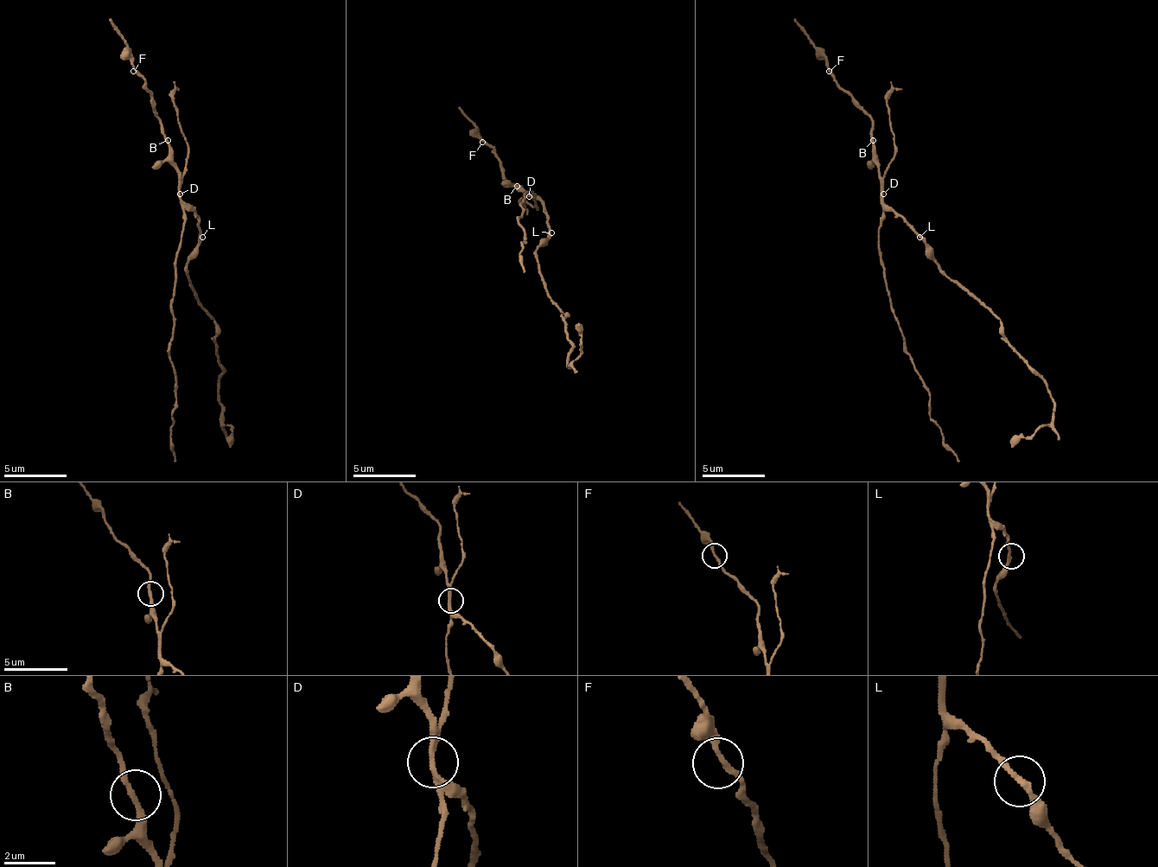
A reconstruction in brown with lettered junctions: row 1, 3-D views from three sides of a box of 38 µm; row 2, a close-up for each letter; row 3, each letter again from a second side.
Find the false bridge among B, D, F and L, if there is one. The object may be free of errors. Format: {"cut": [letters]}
{"cut": ["D"]}

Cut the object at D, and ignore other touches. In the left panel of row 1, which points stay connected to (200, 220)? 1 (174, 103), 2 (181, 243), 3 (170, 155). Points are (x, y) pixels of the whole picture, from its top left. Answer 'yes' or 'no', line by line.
1: no
2: no
3: yes

